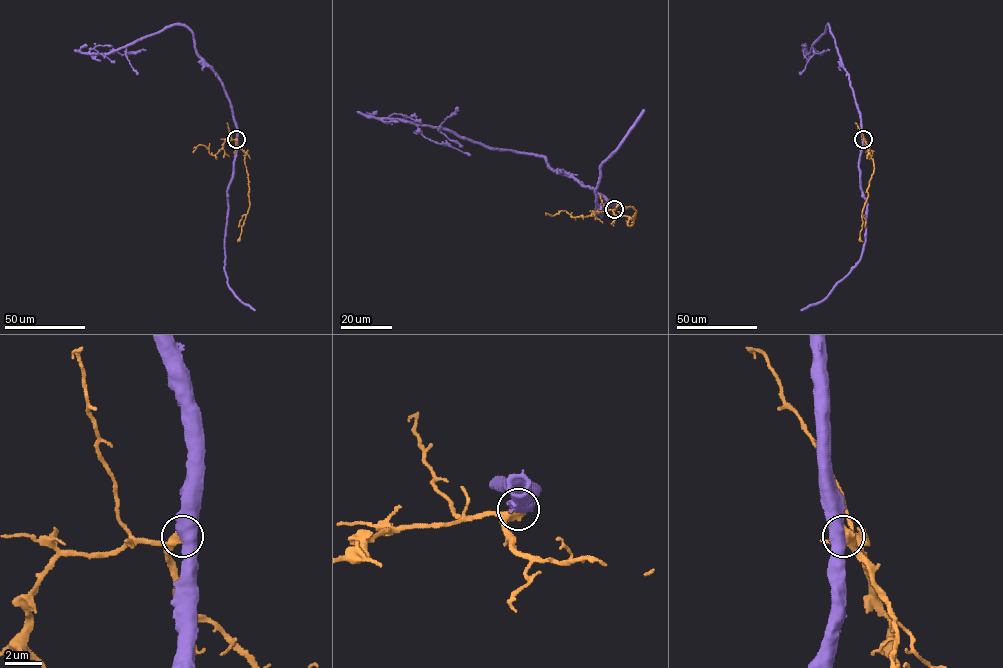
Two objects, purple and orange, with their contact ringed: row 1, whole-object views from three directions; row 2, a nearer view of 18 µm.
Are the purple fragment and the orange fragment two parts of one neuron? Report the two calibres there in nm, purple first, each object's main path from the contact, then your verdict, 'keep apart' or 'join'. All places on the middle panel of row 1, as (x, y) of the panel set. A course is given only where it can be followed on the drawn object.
550/600 nm | purple via (614, 209), (596, 190), (555, 171), (543, 157), (493, 149), (447, 129), (382, 118), (399, 113), (421, 123) | orange via (614, 209), (615, 215), (629, 217), (630, 226), (635, 209), (622, 204), (616, 208) | keep apart

